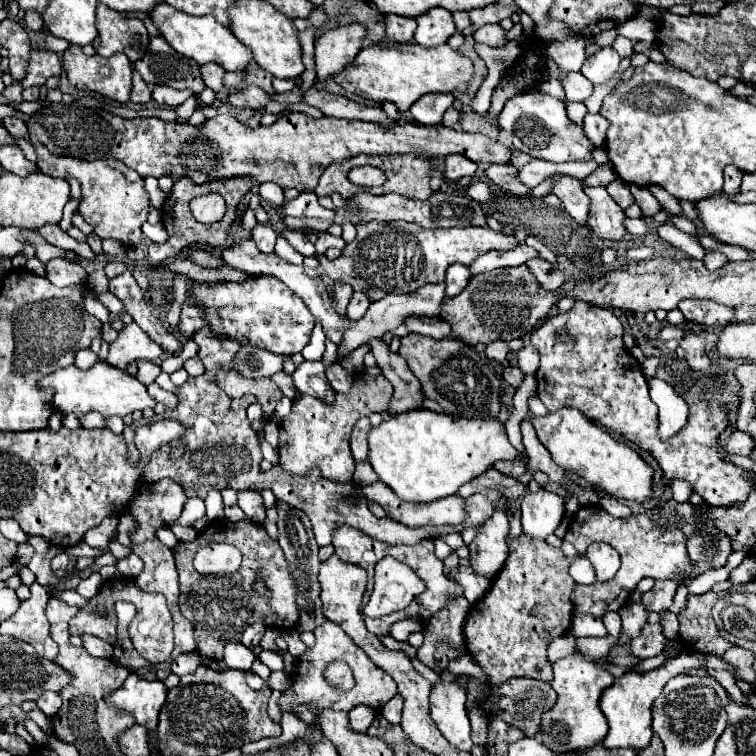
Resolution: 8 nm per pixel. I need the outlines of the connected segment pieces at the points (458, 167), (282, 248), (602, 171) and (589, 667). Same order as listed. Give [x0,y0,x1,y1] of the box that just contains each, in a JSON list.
[[445,155,477,181],[275,237,319,267],[581,163,617,187],[537,651,615,753]]

